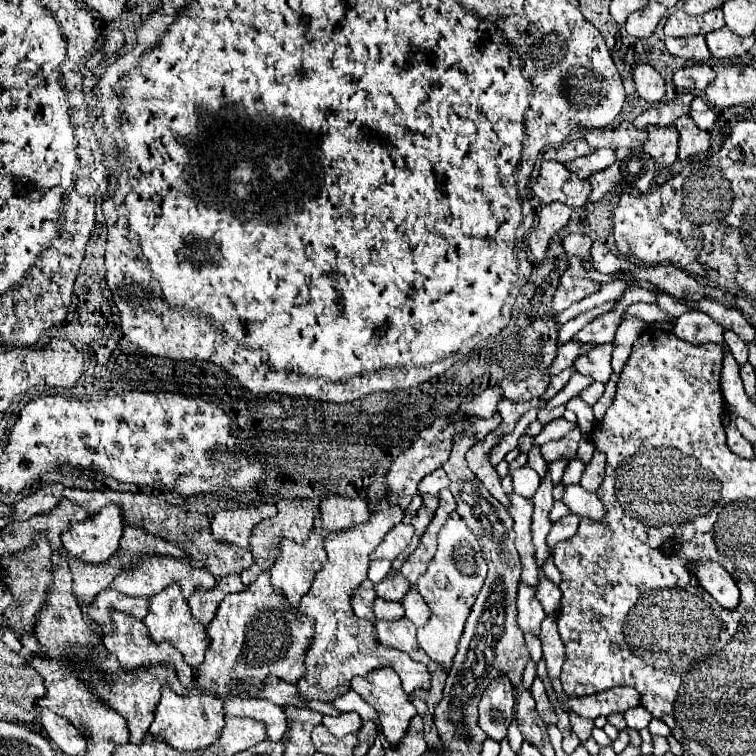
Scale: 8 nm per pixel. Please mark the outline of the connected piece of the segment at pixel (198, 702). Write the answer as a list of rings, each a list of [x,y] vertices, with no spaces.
[[[164,685],[161,689],[161,700],[155,713],[154,721],[150,726],[150,733],[164,737],[168,745],[180,751],[196,751],[212,745],[222,729],[224,729],[224,701],[214,695],[178,695]]]

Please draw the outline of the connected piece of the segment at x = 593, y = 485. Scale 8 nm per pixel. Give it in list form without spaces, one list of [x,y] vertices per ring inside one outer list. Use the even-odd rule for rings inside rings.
[[[594,451],[584,475],[582,475],[582,485],[588,491],[596,491],[604,479],[604,463],[606,463],[606,455],[602,451]]]

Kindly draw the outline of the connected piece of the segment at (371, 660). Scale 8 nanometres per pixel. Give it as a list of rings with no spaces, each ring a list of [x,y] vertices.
[[[384,477],[376,479],[368,487],[368,503],[370,503],[370,519],[364,525],[356,525],[350,529],[342,529],[338,533],[330,533],[324,541],[324,549],[328,553],[326,563],[316,573],[310,591],[300,599],[300,613],[314,619],[314,641],[306,655],[306,675],[298,681],[300,697],[306,701],[334,701],[336,697],[344,695],[350,689],[350,679],[356,675],[370,673],[376,667],[392,667],[404,691],[410,695],[412,689],[428,689],[430,687],[430,673],[424,663],[410,659],[404,651],[382,647],[376,639],[376,629],[372,621],[360,619],[352,613],[350,597],[352,589],[366,579],[366,571],[370,565],[370,553],[380,545],[384,533],[402,521],[402,509],[398,505],[390,505],[386,501],[386,485]]]

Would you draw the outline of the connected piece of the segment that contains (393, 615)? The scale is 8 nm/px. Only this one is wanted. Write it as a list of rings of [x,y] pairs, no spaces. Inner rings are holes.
[[[382,597],[374,599],[374,615],[378,619],[398,619],[404,615],[404,607],[398,601],[386,601]]]

